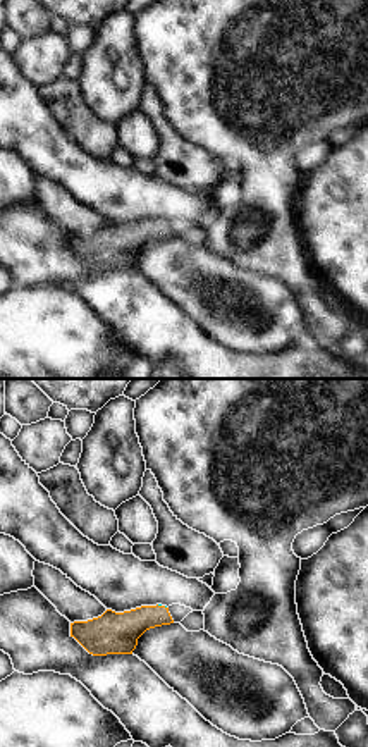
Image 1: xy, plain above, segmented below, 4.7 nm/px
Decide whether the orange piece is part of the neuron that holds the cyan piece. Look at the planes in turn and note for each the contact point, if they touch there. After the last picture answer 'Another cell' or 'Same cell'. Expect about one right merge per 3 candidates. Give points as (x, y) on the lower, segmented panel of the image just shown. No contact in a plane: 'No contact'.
No contact.

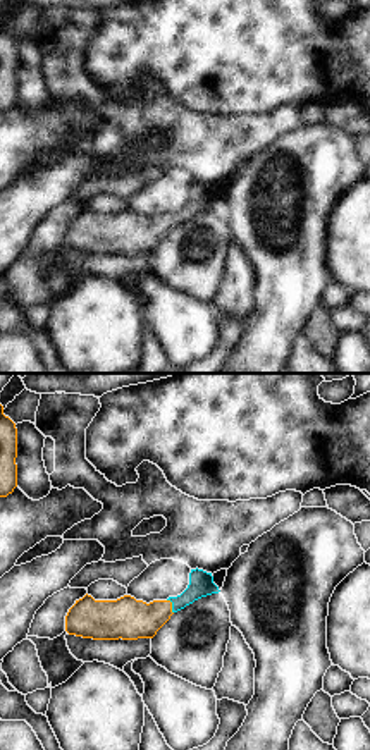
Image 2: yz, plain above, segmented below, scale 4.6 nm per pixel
Touches cyan at (172, 606).

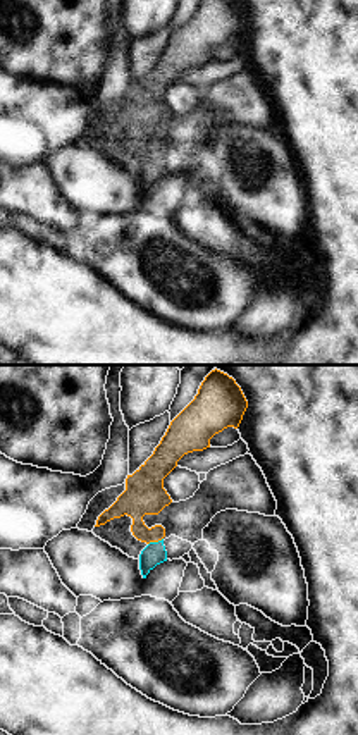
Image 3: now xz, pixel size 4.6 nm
Touches cyan at (155, 543).

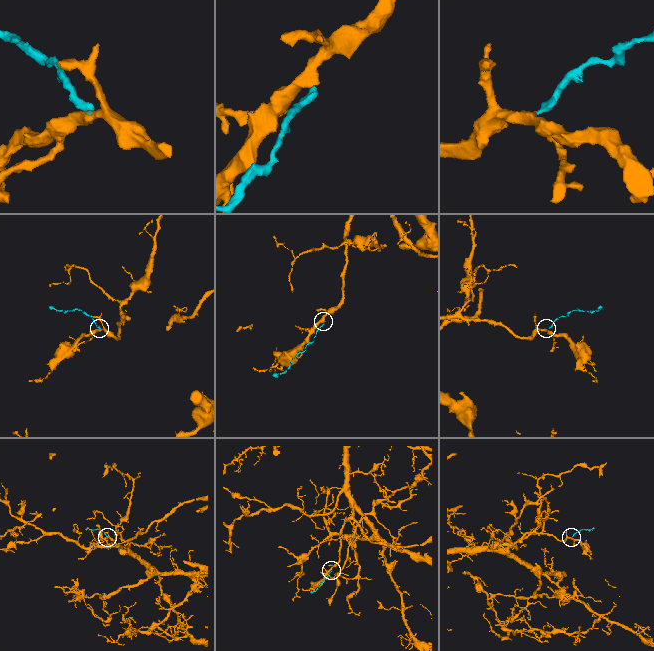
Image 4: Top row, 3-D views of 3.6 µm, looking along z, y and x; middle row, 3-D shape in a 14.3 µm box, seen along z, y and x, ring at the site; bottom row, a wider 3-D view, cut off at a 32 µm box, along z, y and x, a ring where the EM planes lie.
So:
Same cell.

